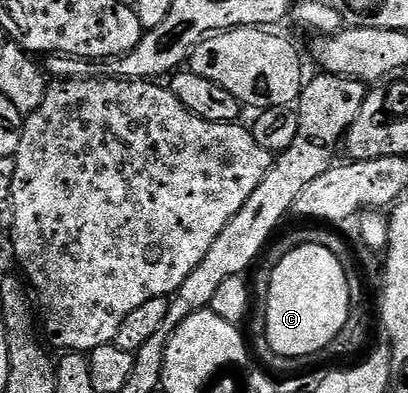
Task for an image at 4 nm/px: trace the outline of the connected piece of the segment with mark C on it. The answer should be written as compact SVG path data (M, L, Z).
M307 240L304 246L292 245L288 254L282 255L271 271L271 282L265 287L267 294L267 342L275 354L284 360L292 358L310 359L310 354L323 354L330 342L335 341L337 332L345 328L345 320L351 311L349 284L341 260L321 244Z

